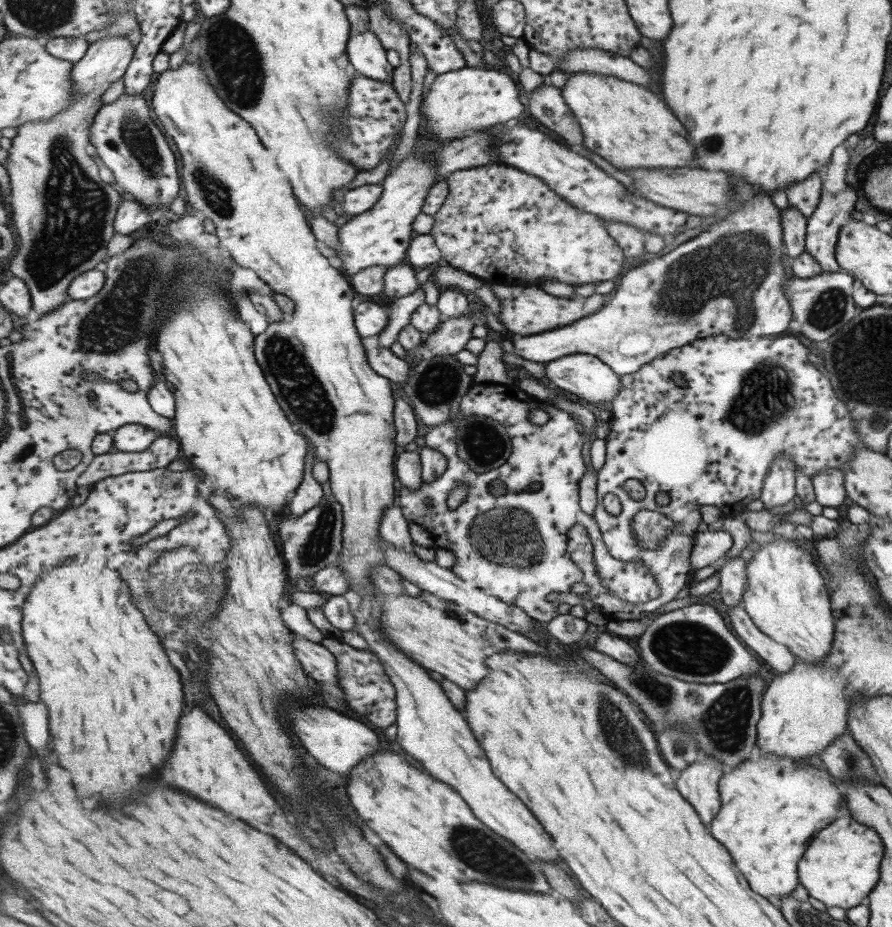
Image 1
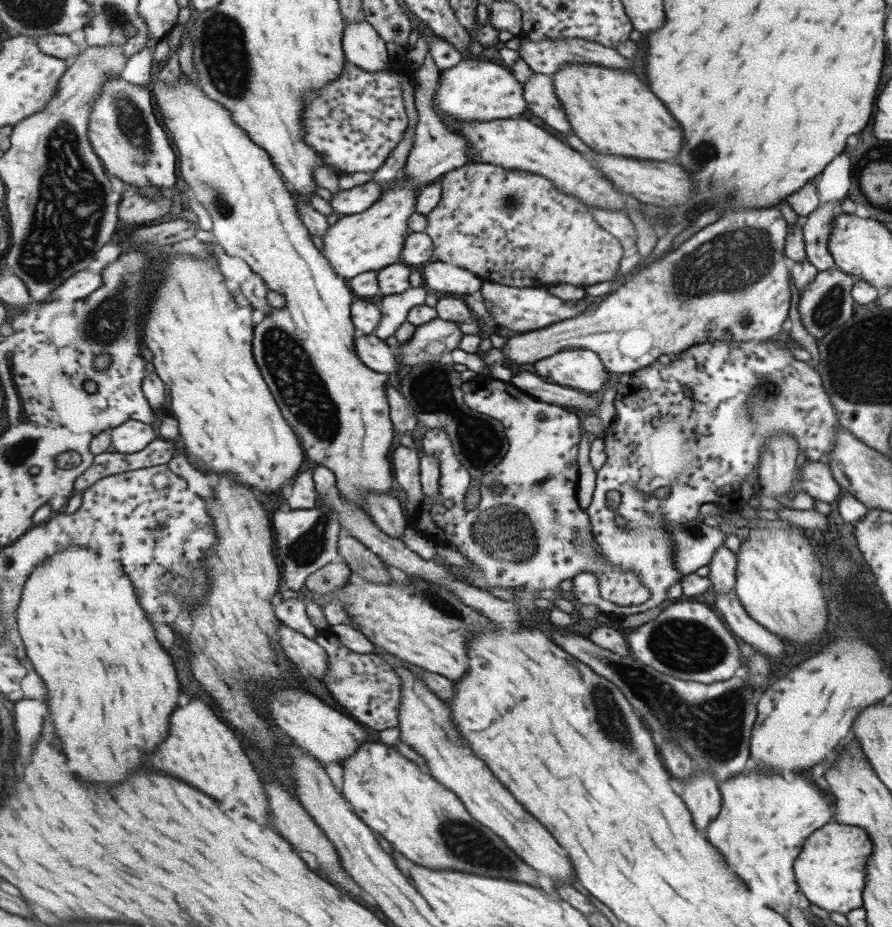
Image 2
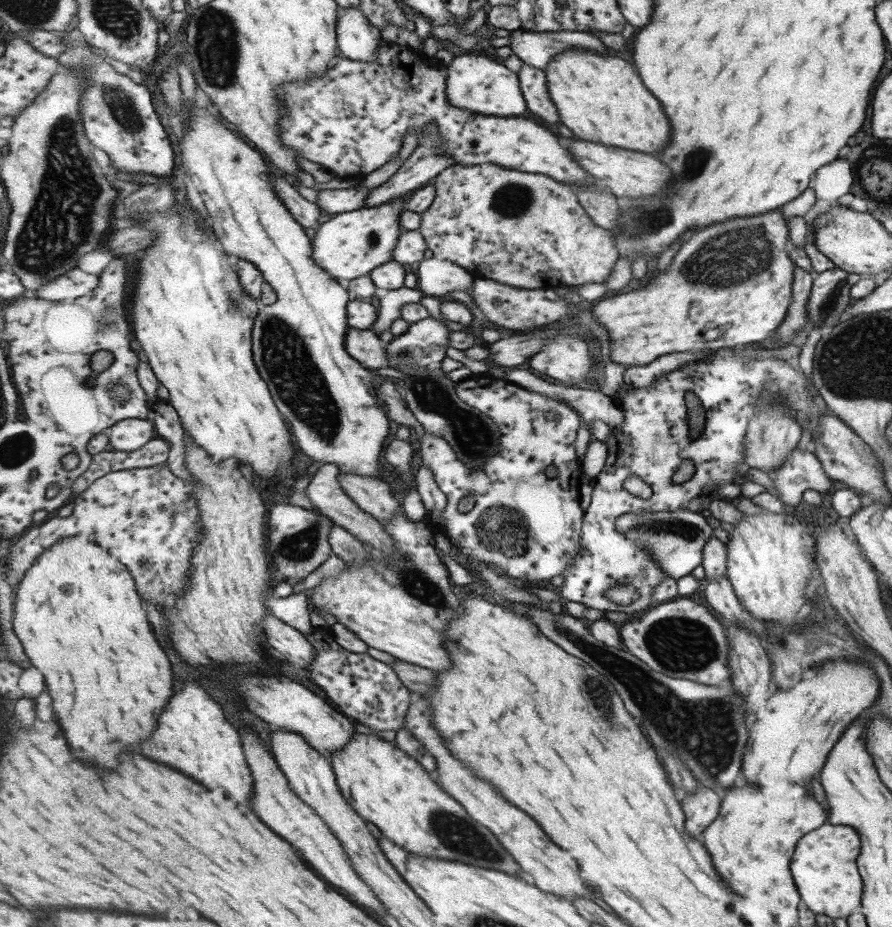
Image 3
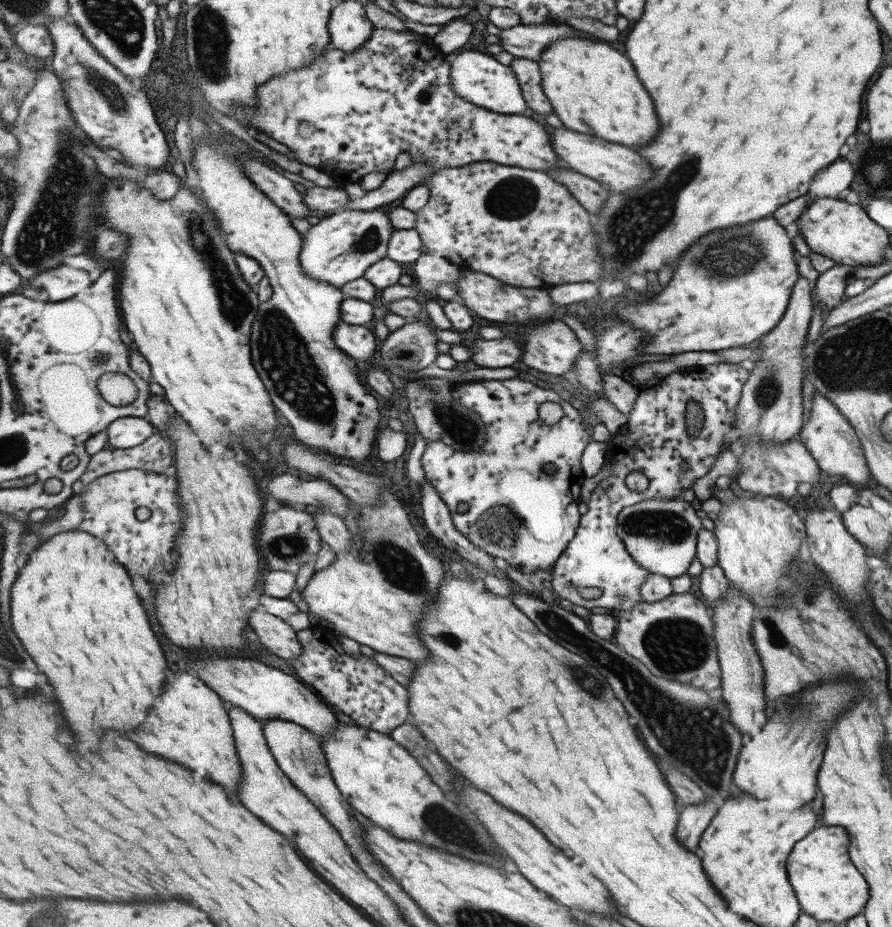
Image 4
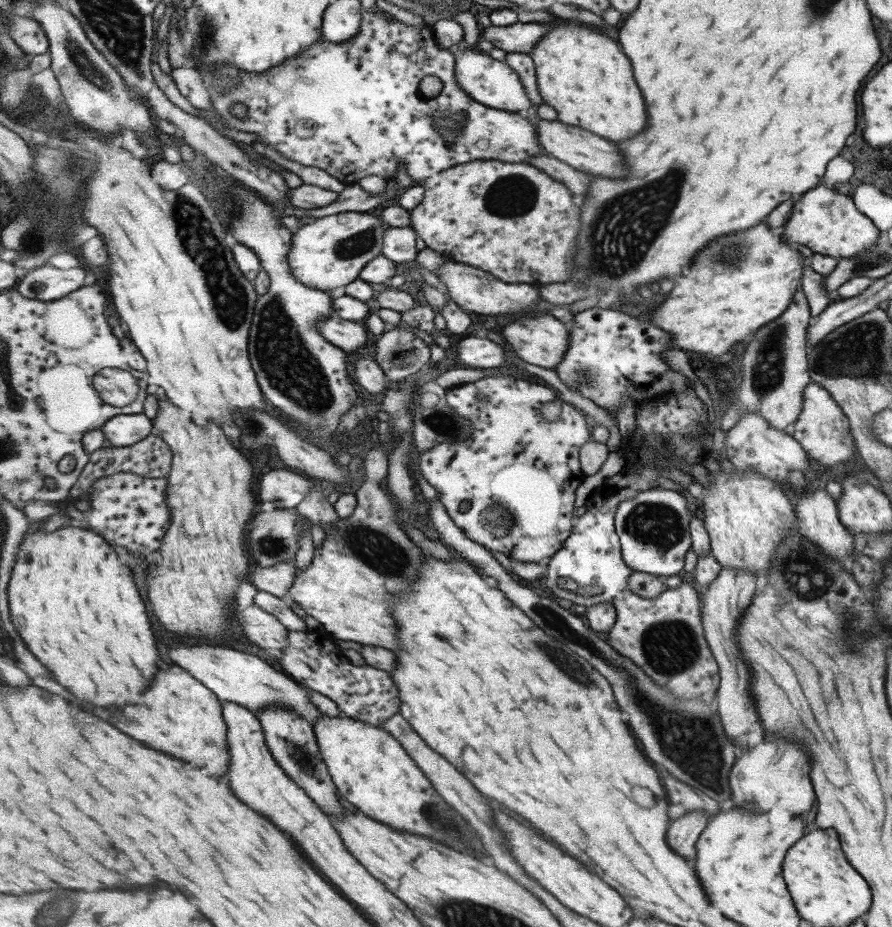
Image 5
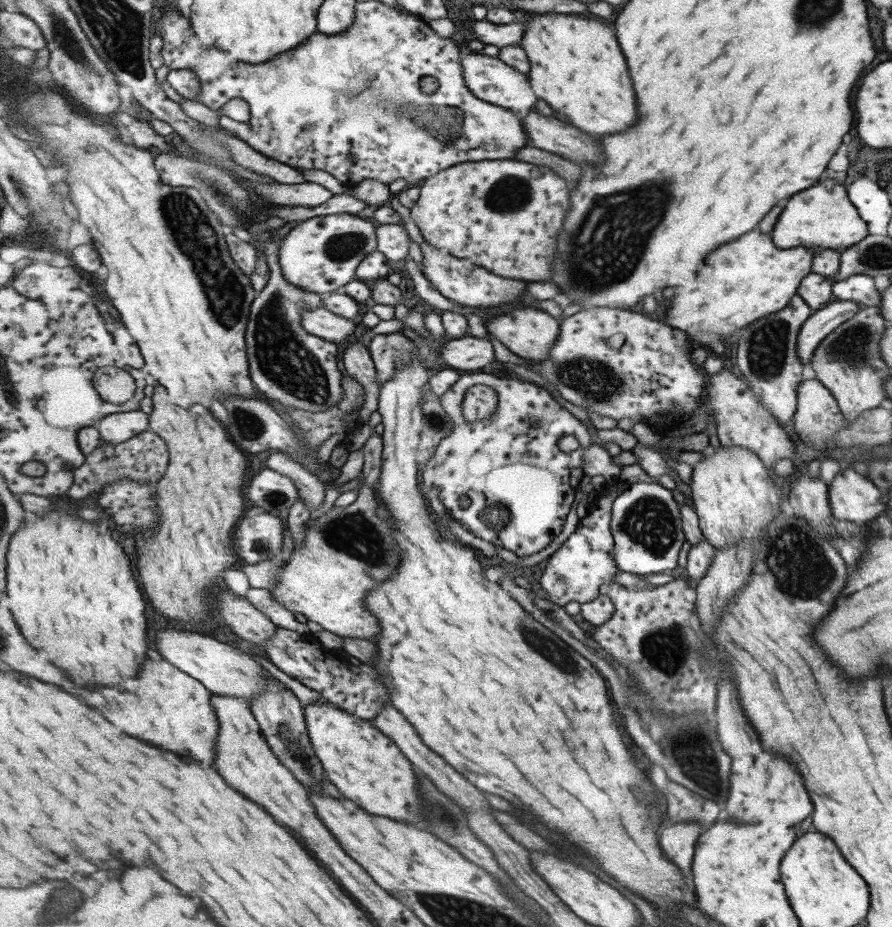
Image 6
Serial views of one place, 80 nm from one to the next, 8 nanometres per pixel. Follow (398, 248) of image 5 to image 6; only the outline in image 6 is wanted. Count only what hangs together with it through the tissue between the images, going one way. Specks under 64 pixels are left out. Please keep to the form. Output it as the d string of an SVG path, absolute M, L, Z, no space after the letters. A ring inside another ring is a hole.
M378 224L375 234L379 252L383 252L392 261L407 260L411 246L407 229L403 229L399 224Z

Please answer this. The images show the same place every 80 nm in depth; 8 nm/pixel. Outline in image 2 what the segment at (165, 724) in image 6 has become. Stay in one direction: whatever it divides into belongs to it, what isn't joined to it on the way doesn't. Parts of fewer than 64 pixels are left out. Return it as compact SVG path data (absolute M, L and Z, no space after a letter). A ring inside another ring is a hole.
M193 696L189 704L181 704L179 708L175 708L167 742L161 744L145 764L151 764L153 768L159 768L163 772L175 772L169 776L179 776L181 780L203 788L203 792L207 792L209 796L215 796L225 804L229 802L231 808L247 812L251 820L259 820L259 824L271 826L267 794L264 786L261 786L261 777L255 772L253 762L243 750L243 742L199 696Z

